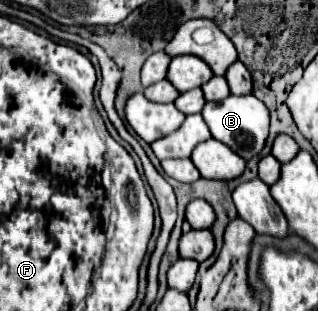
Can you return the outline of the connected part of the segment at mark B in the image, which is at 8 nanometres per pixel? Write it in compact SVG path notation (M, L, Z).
M230 94L228 98L224 98L220 102L206 102L202 116L210 128L212 138L216 138L216 140L224 142L226 146L230 146L232 150L236 150L236 154L240 154L244 160L256 156L264 148L264 142L268 138L270 116L268 116L268 108L254 94L246 94L246 96Z

